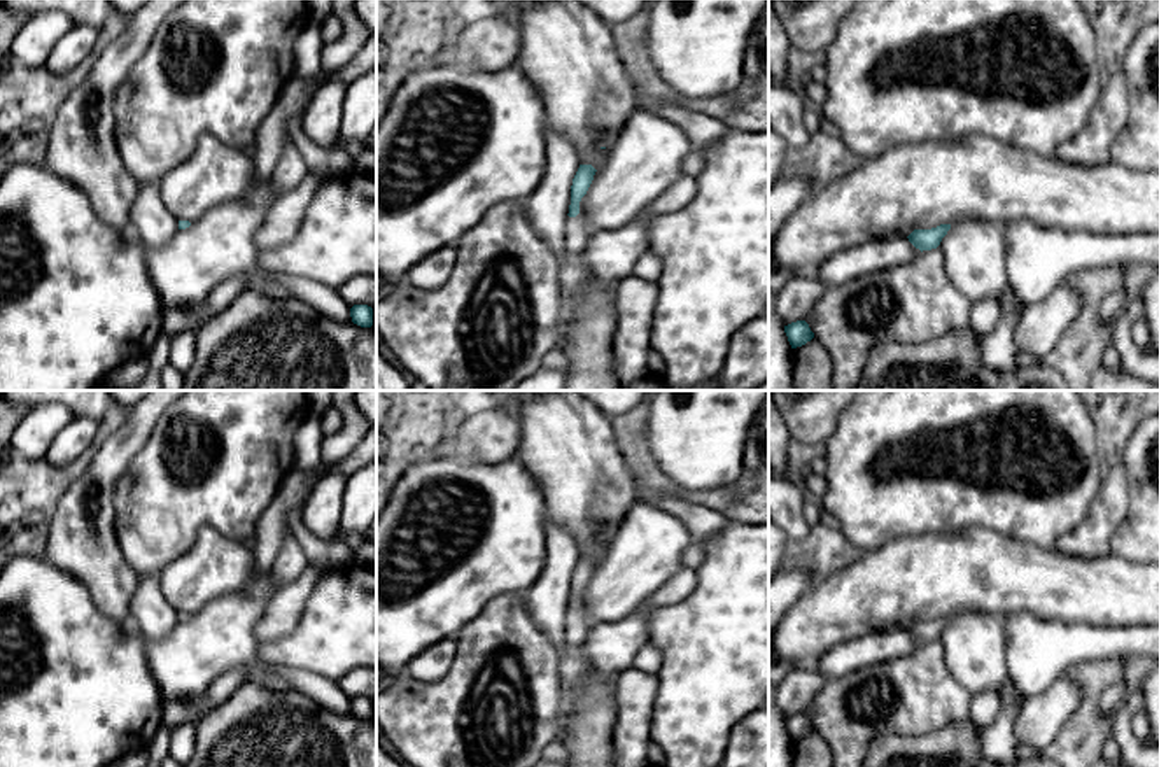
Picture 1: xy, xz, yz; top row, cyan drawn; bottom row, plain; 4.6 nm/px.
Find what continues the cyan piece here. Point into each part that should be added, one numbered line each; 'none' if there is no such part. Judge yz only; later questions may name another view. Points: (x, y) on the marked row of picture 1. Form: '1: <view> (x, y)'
none

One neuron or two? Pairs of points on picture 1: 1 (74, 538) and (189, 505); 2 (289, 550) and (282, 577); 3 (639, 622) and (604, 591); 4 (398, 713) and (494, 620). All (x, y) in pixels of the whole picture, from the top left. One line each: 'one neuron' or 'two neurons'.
1: two neurons
2: one neuron
3: two neurons
4: one neuron

